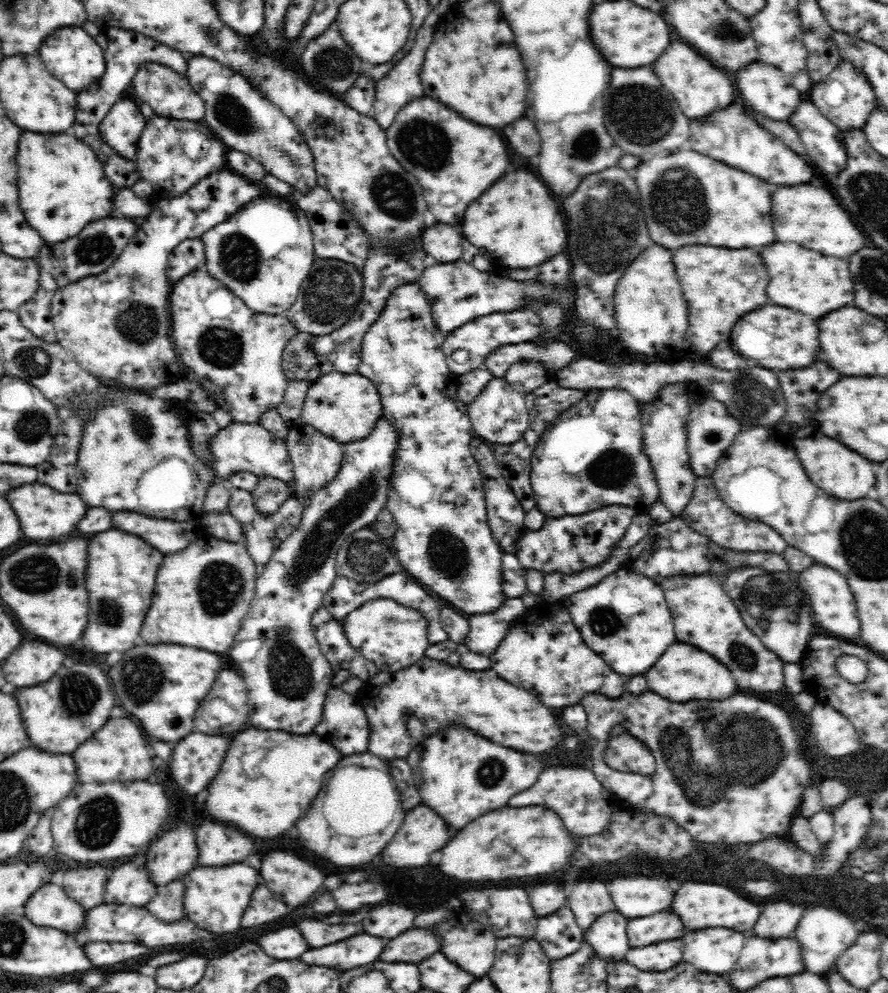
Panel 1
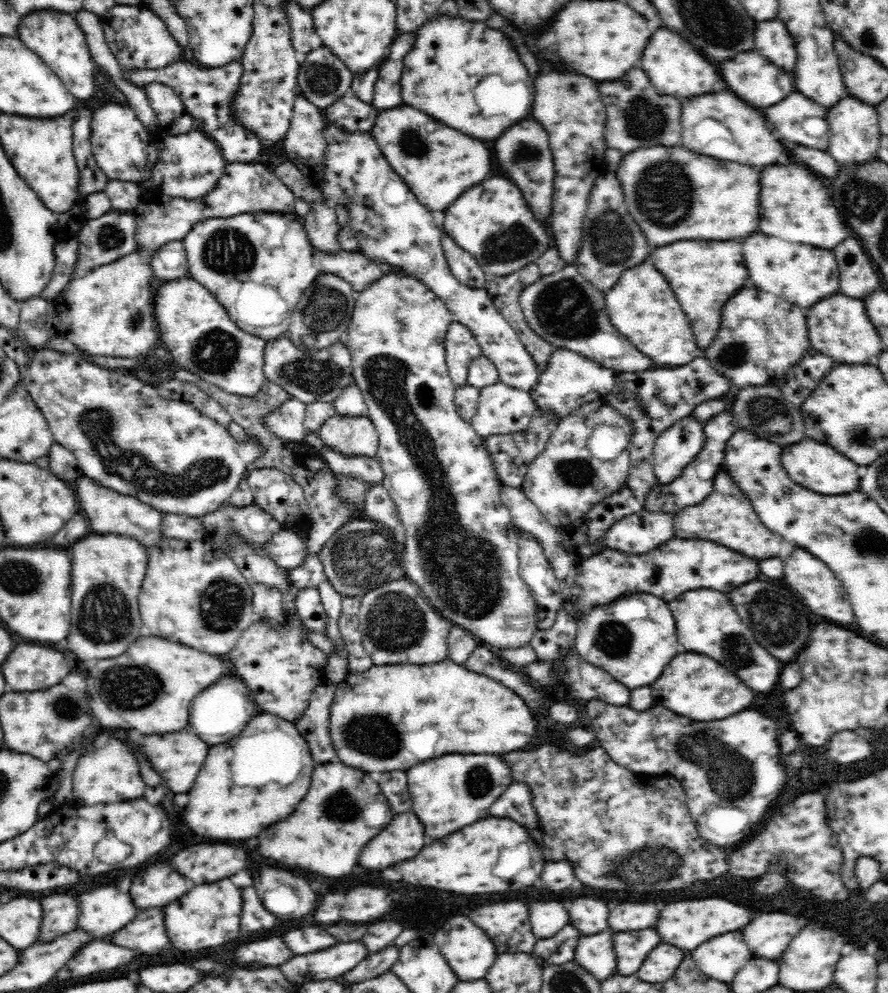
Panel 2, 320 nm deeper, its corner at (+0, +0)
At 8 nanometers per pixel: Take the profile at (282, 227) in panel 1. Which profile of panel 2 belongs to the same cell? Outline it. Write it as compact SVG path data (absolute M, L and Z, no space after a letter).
M256 212L236 214L236 217L208 218L188 230L180 241L188 261L188 276L205 286L240 329L265 341L278 338L288 330L292 310L321 275L312 263L312 243L295 212Z

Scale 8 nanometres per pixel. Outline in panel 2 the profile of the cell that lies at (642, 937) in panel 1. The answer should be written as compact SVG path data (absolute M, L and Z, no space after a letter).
M652 928L642 932L616 932L612 934L612 943L616 953L615 973L628 976L638 972L648 953L660 945L660 937Z

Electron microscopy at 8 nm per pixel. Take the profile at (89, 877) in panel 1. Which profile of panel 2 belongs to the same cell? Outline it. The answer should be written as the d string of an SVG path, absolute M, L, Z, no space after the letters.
M60 893L41 900L40 934L36 943L50 942L76 929L76 918L80 914L77 897L72 893Z

